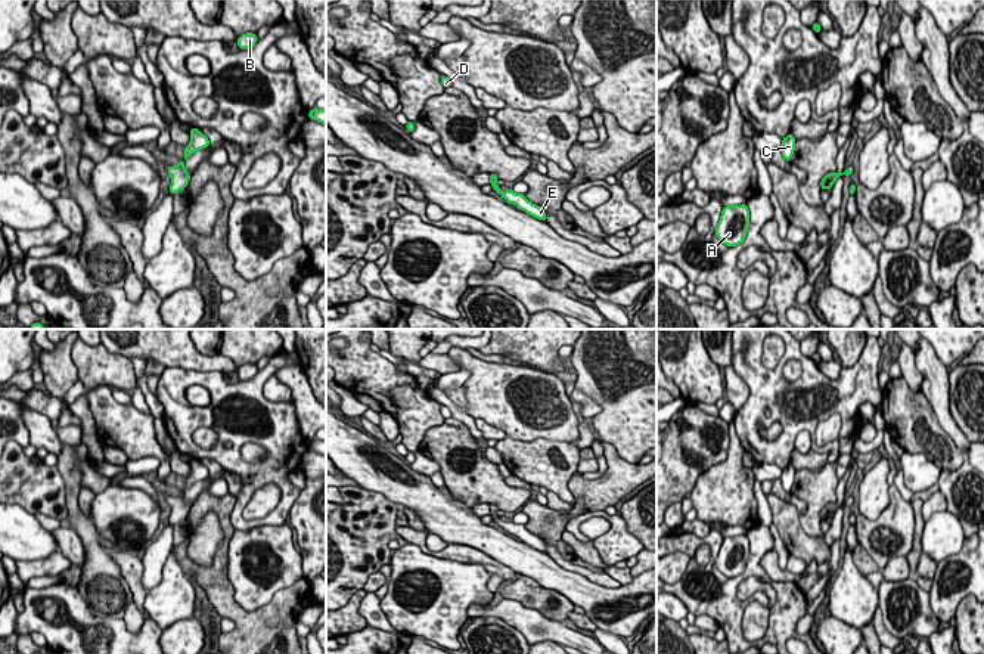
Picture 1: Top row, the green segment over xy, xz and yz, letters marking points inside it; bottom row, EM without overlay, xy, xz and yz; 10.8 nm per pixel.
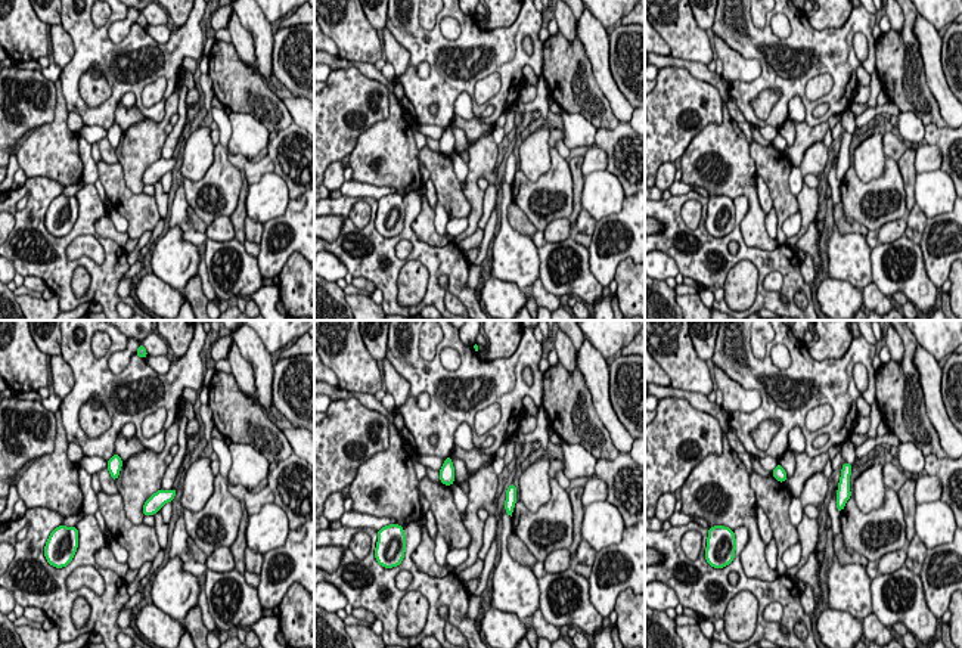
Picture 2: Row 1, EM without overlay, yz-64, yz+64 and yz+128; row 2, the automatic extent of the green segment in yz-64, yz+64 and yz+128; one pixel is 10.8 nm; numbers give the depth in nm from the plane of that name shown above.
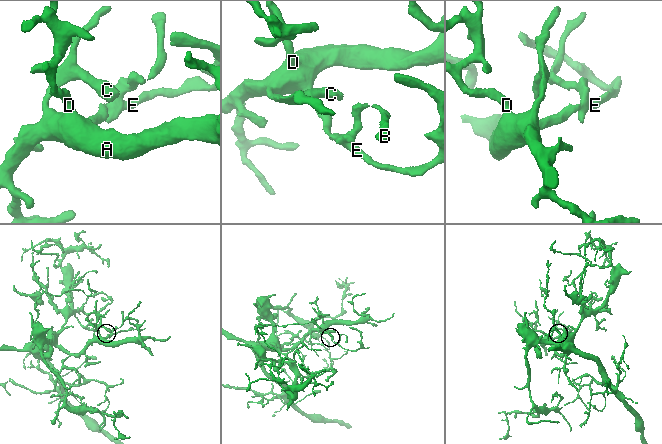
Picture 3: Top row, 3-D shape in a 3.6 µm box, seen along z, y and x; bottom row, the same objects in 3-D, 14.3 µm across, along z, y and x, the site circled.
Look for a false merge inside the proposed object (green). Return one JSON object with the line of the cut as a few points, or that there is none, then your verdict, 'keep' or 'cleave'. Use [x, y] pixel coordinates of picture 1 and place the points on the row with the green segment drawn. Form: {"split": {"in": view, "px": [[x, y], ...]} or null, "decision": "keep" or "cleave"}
{"split": null, "decision": "keep"}

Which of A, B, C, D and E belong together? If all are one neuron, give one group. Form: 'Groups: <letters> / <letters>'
Groups: A B C D E

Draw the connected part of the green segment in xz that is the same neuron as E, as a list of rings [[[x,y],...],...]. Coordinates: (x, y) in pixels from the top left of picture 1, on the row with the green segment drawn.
[[[496,173],[490,174],[490,185],[493,186],[493,190],[496,190],[502,198],[505,198],[509,204],[516,205],[519,210],[525,211],[527,214],[541,220],[547,221],[546,213],[541,207],[533,204],[525,198],[522,193],[516,193],[513,190],[502,192],[500,186],[496,183],[499,176]]]

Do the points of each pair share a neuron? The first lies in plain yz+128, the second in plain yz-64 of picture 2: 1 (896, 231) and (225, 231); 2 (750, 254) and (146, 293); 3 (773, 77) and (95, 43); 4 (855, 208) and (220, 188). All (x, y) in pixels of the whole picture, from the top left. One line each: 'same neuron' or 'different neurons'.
1: same neuron
2: different neurons
3: same neuron
4: same neuron

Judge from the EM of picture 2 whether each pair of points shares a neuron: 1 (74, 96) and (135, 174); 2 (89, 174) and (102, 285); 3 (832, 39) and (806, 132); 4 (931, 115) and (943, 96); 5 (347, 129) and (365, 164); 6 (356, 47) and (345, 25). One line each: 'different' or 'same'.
1: different
2: different
3: different
4: different
5: different
6: same

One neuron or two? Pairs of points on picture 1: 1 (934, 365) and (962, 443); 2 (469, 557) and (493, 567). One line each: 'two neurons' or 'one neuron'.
1: one neuron
2: one neuron

